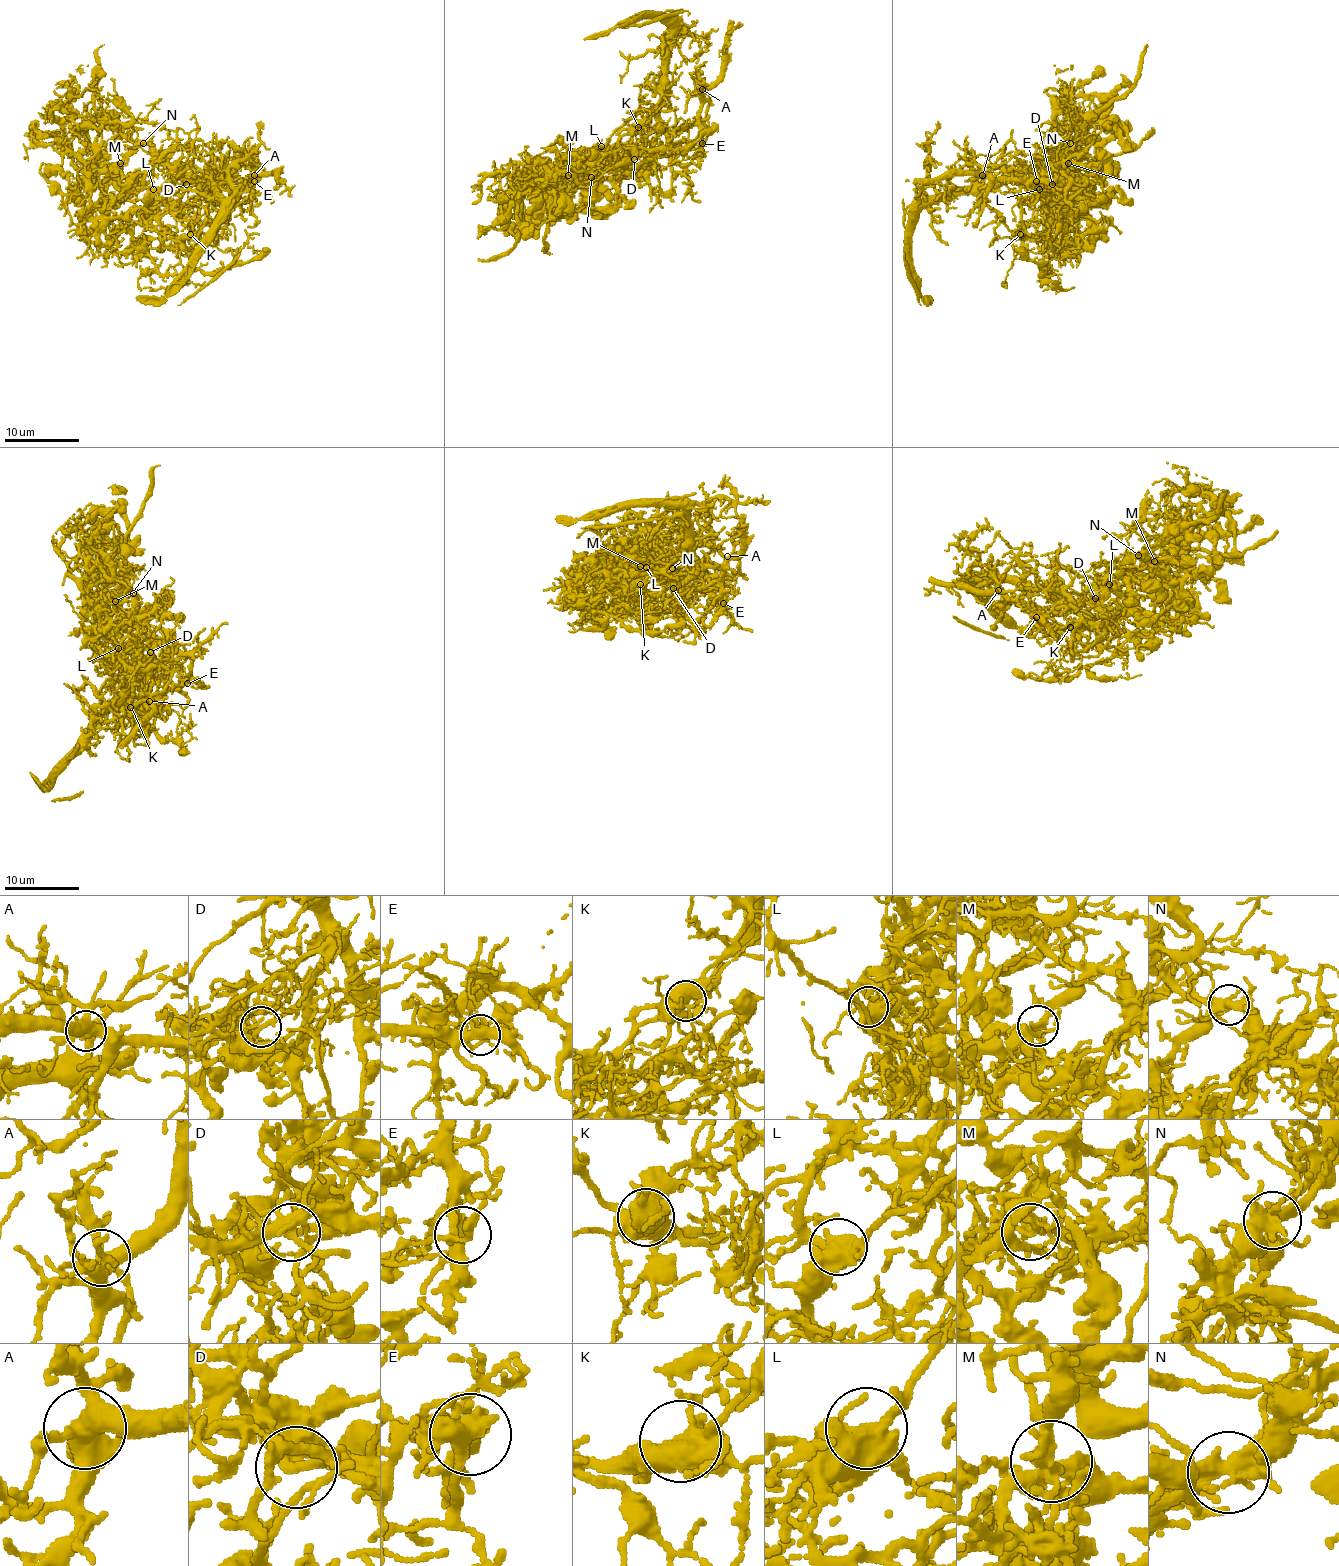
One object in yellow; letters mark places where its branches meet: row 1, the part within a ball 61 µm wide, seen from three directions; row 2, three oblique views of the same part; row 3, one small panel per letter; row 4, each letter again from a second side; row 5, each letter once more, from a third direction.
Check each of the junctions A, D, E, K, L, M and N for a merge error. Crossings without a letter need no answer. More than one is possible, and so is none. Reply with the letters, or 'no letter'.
D, K, L, M, N

